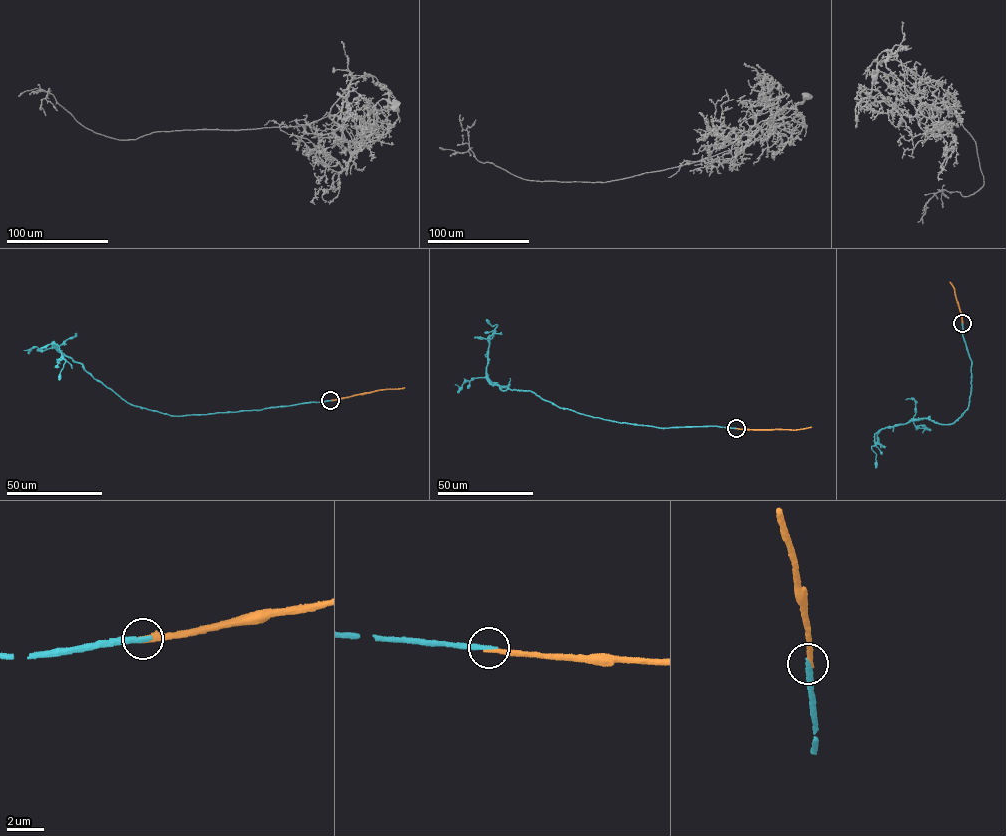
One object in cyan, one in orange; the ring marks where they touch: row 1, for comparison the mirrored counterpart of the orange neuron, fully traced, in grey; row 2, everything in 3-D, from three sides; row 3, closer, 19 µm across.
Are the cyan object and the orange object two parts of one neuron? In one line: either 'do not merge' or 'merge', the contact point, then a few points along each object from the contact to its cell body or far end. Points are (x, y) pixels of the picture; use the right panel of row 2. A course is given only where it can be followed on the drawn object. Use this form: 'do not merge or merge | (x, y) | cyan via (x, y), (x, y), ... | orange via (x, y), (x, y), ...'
merge | (962, 323) | cyan via (962, 323), (972, 363), (967, 410), (953, 423), (936, 423), (930, 417), (884, 428), (871, 447), (875, 468) | orange via (962, 323), (954, 290), (949, 282)

